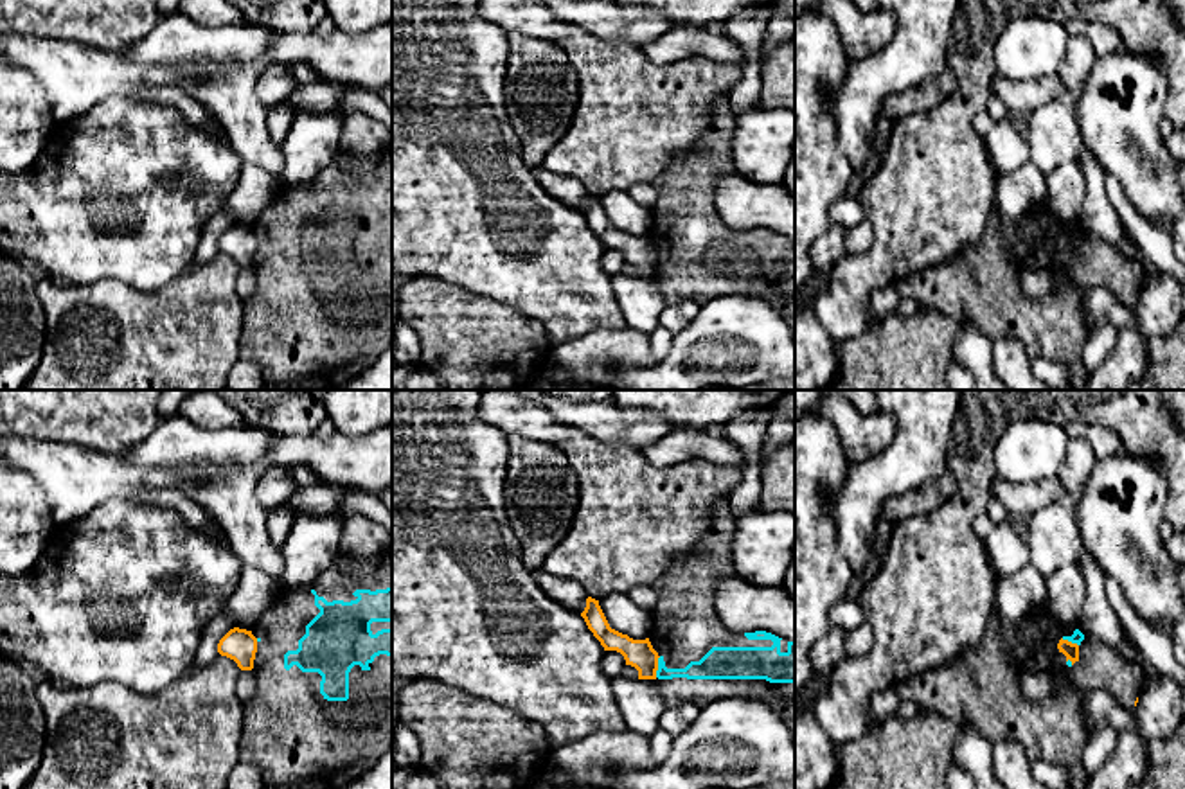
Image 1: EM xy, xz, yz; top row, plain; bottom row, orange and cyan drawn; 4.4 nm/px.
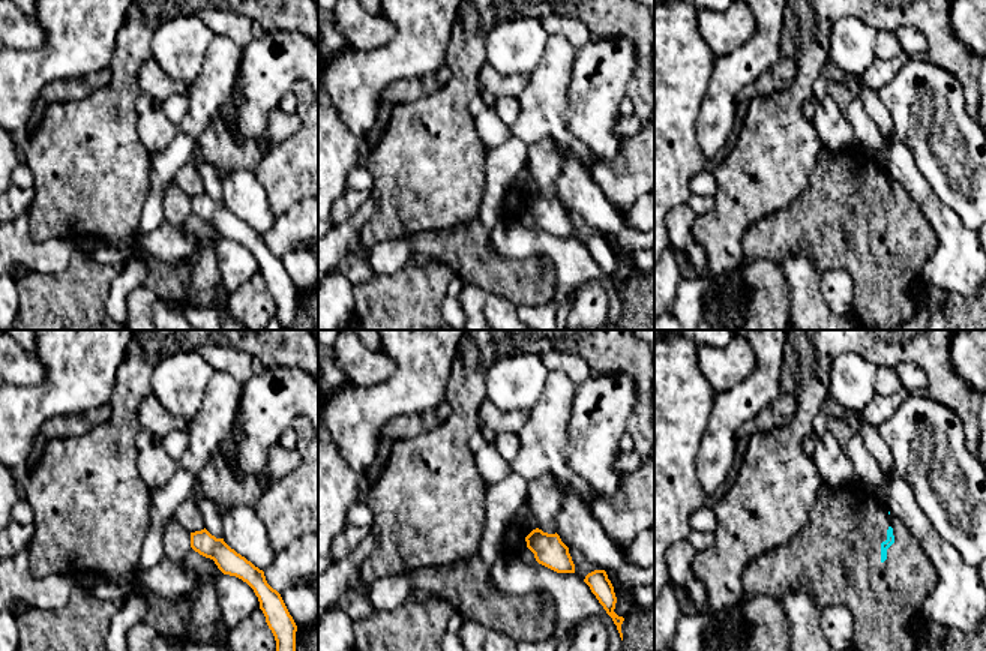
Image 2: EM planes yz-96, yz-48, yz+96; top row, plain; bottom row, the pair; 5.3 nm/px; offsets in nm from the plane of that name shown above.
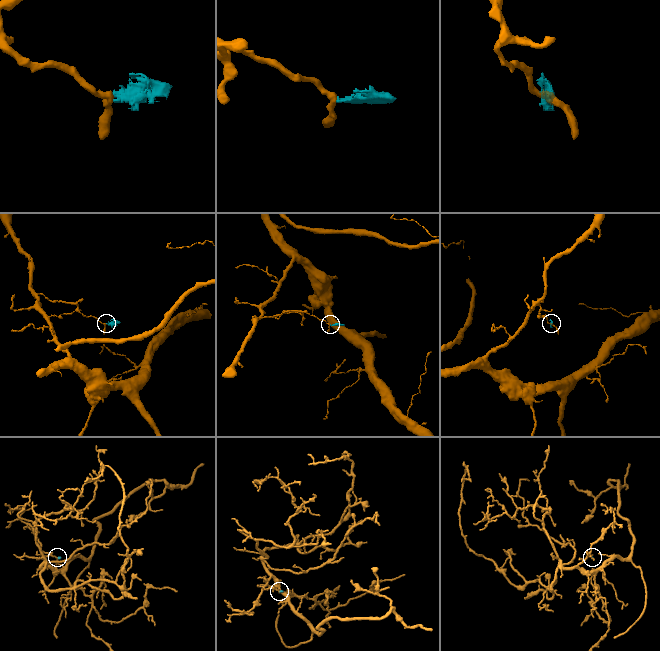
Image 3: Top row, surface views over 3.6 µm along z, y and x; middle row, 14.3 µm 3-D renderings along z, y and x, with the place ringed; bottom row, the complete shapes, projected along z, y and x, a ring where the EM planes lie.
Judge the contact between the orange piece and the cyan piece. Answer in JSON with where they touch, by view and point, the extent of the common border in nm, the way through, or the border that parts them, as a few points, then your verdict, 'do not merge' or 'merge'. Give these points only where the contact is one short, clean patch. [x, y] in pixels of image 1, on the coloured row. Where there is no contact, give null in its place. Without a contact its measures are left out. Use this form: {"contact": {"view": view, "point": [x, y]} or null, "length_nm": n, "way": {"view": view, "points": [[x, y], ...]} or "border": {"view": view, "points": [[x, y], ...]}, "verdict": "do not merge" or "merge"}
{"contact": {"view": "xz", "point": [657, 667]}, "length_nm": 100, "border": {"view": "xz", "points": [[660, 656], [655, 676]]}, "verdict": "do not merge"}

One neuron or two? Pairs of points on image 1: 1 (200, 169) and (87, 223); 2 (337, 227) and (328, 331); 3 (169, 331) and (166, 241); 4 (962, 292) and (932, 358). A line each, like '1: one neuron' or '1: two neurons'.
1: one neuron
2: one neuron
3: two neurons
4: two neurons

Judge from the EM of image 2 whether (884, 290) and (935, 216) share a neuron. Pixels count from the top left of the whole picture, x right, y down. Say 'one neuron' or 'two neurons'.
two neurons

